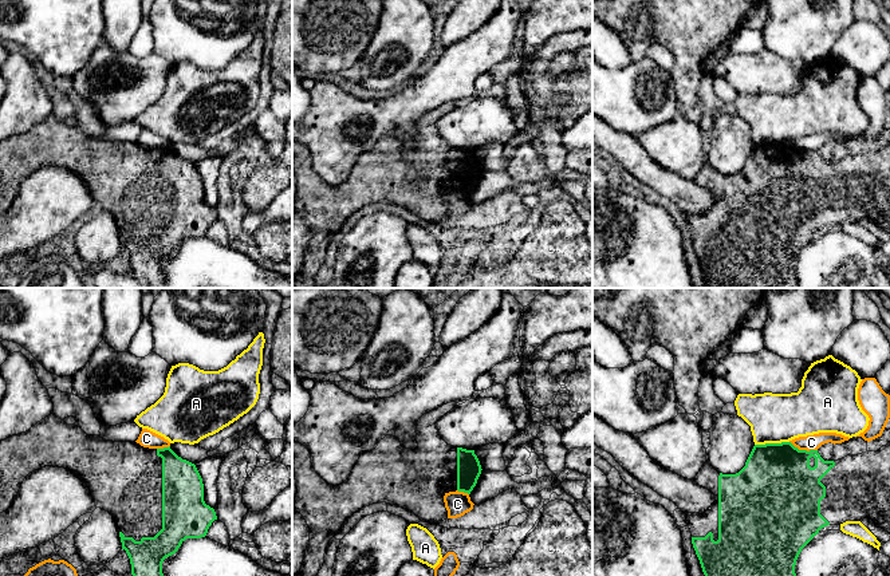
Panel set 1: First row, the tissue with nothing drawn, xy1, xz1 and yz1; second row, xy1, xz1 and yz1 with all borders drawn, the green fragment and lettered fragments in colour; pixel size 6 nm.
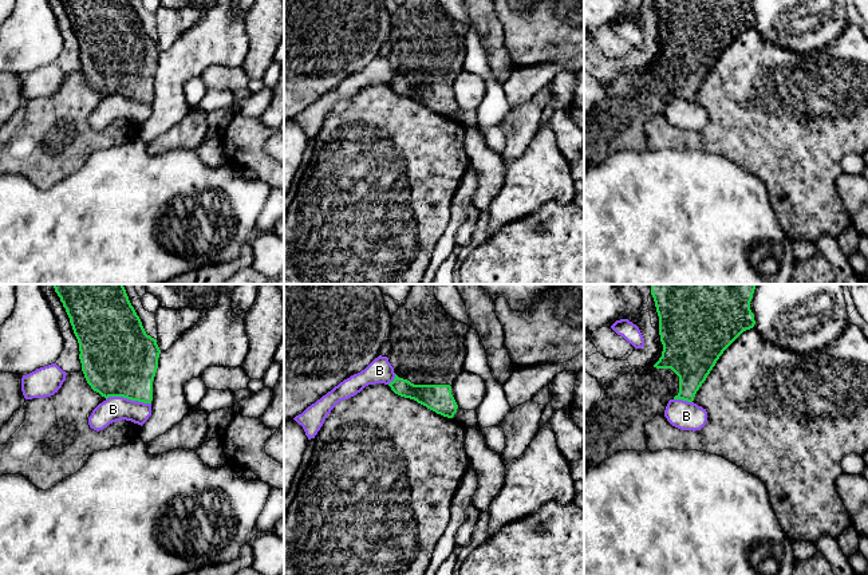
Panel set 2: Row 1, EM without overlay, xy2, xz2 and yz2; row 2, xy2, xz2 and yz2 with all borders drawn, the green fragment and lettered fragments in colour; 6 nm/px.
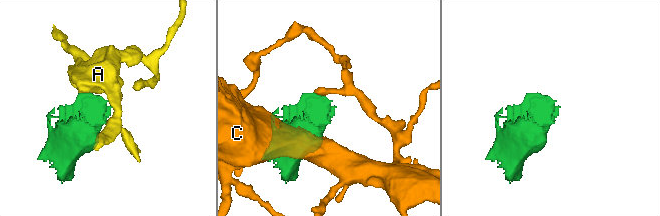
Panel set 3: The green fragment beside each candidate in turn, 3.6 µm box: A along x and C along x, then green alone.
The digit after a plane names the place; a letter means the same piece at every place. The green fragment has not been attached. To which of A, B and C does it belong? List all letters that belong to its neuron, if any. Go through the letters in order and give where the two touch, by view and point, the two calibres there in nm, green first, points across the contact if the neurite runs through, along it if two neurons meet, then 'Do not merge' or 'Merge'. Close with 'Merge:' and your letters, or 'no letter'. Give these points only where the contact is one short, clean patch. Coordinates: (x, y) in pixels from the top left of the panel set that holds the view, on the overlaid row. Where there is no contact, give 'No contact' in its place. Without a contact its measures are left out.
A: Touches green at yz1 (771, 444). Thickness 440 nm (green) against 300 nm. Boundary: yz1 (788, 441), (755, 445). Do not merge
B: Touches green at xy2 (129, 398). Thickness 460 nm (green) against 150 nm. Boundary: xy2 (106, 398), (126, 397), (150, 404). Do not merge
C: Touches green at yz1 (803, 450). Thickness 440 nm (green) against 100 nm. Boundary: yz1 (790, 441), (799, 449), (816, 450). Do not merge
Merge: no letter

